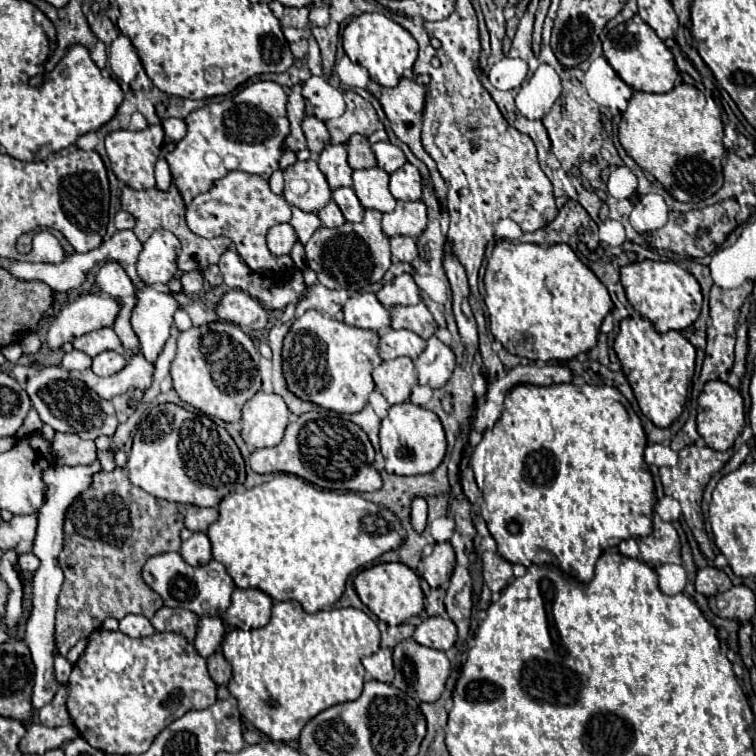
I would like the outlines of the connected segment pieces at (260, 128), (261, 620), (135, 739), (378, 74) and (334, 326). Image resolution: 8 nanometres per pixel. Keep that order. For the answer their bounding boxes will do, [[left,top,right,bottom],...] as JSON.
[[165,81,289,205],[225,589,273,631],[67,631,217,755],[343,13,419,87],[283,311,381,413]]

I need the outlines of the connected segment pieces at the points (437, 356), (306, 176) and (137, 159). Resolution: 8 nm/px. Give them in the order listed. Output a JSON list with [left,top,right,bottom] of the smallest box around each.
[[413,335,455,389],[283,161,331,213],[105,125,163,189]]

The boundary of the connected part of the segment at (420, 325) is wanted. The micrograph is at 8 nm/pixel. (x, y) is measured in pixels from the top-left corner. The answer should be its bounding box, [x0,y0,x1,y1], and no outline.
[391,303,437,339]

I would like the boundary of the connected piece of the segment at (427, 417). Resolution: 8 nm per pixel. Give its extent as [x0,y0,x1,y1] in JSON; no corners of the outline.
[379,401,447,475]

